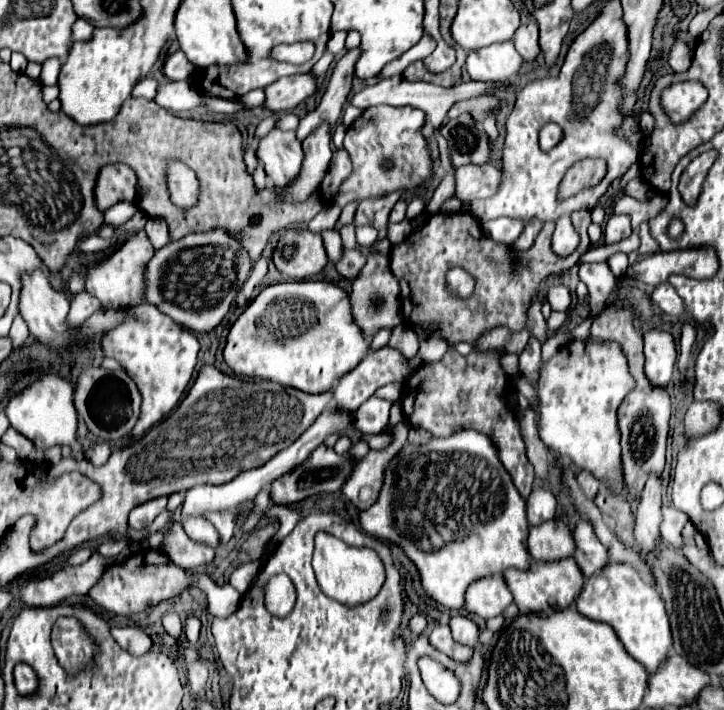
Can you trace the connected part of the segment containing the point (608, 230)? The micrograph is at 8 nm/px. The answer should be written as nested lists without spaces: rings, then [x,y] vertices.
[[[612,215],[604,227],[604,237],[606,243],[616,243],[626,237],[630,237],[632,225],[630,225],[630,215]]]

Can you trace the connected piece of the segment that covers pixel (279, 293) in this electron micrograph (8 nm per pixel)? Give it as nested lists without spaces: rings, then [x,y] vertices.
[[[298,281],[278,283],[262,289],[262,293],[232,325],[228,343],[224,347],[224,361],[236,375],[242,377],[276,381],[280,385],[302,389],[304,393],[326,393],[342,375],[352,371],[362,361],[364,353],[368,353],[368,343],[354,323],[348,293],[326,281]]]

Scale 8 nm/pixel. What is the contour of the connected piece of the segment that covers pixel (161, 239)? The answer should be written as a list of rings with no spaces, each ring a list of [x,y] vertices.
[[[148,219],[146,223],[146,233],[152,241],[152,245],[158,249],[158,247],[164,247],[168,241],[170,241],[170,229],[168,229],[168,223],[162,221],[162,219]]]

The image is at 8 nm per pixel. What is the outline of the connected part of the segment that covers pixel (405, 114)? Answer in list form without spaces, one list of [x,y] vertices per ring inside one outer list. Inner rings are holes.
[[[376,105],[362,111],[362,115],[348,127],[344,147],[350,153],[354,175],[342,183],[334,205],[348,205],[352,201],[384,197],[392,191],[410,191],[422,185],[432,175],[432,157],[428,149],[428,141],[422,133],[426,113],[412,105],[392,107],[392,105]],[[384,159],[392,159],[394,167],[390,171],[382,169]]]

